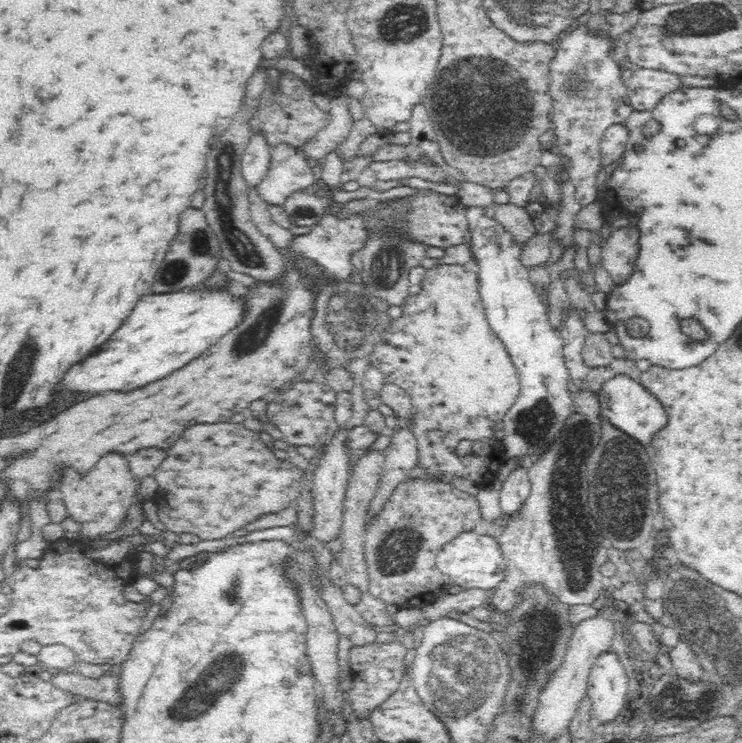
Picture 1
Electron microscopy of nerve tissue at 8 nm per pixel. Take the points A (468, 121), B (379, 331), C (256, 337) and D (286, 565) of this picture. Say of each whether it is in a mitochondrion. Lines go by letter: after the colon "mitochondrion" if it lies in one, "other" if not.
A: mitochondrion
B: mitochondrion
C: mitochondrion
D: other

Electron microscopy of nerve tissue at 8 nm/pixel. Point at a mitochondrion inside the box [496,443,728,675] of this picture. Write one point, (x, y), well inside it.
(544, 629)

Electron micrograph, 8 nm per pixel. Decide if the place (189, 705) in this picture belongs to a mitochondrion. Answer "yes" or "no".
yes

